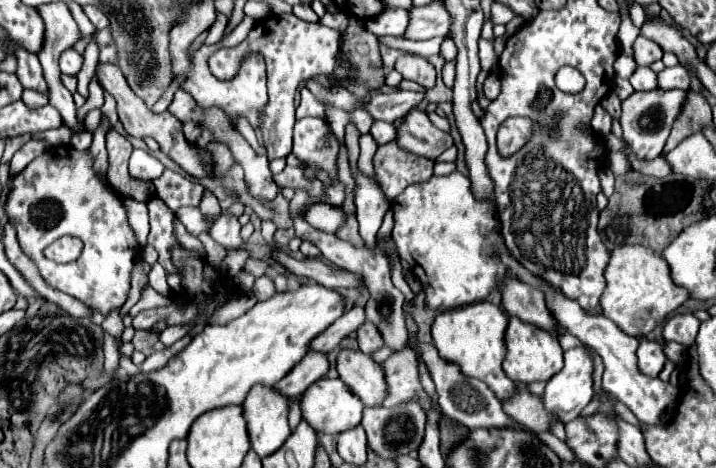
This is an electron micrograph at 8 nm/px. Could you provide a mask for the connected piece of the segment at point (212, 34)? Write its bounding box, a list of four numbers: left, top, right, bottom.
[205,10,228,45]

